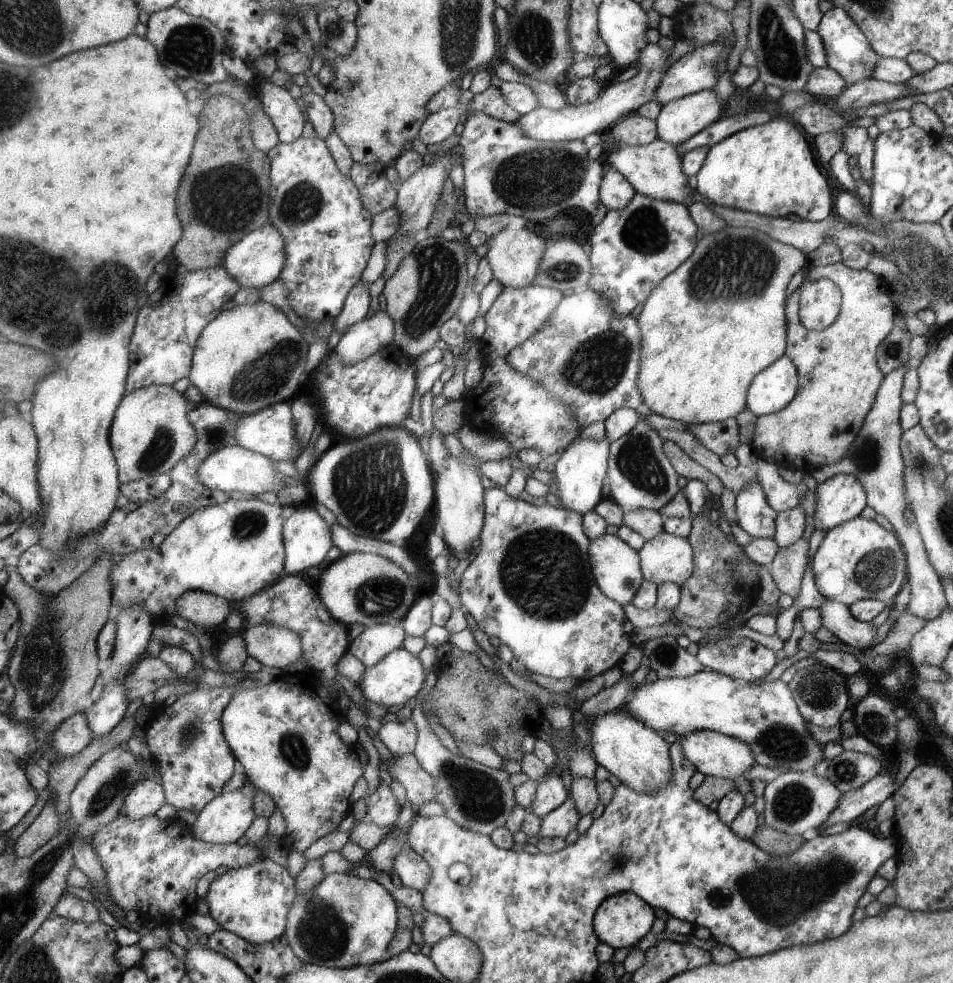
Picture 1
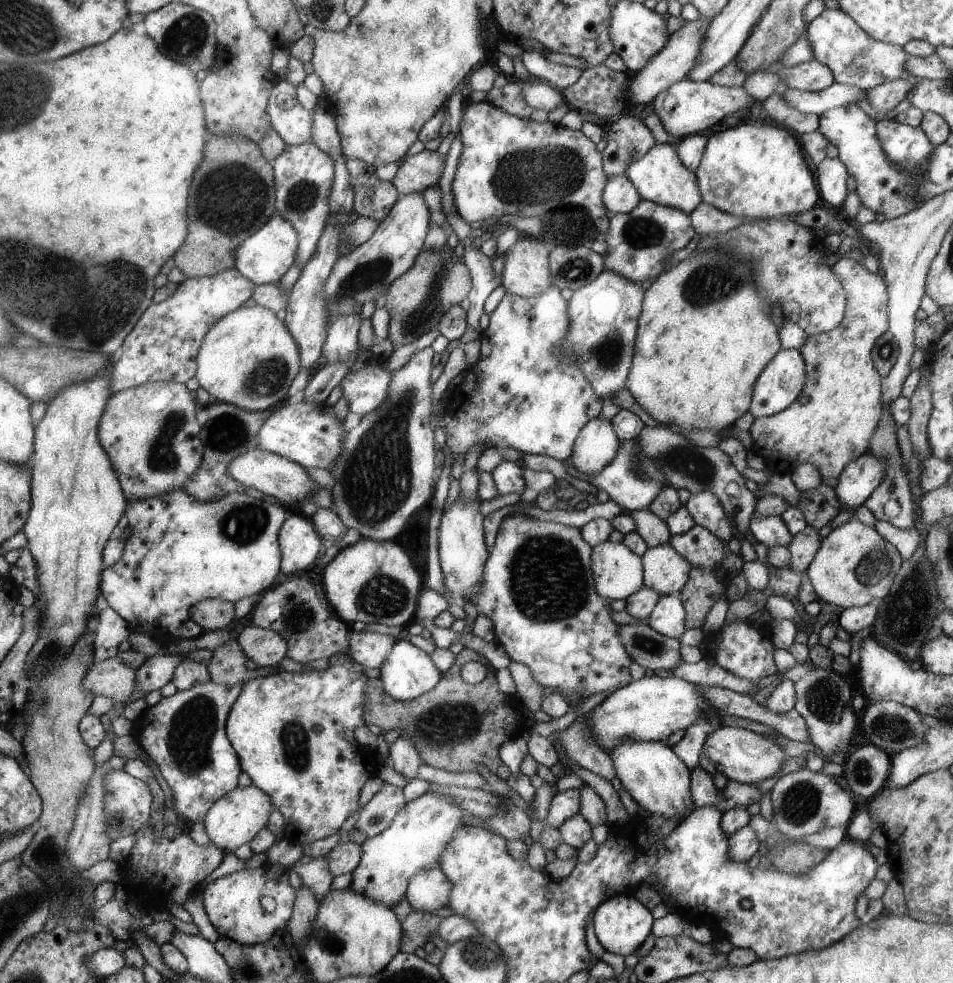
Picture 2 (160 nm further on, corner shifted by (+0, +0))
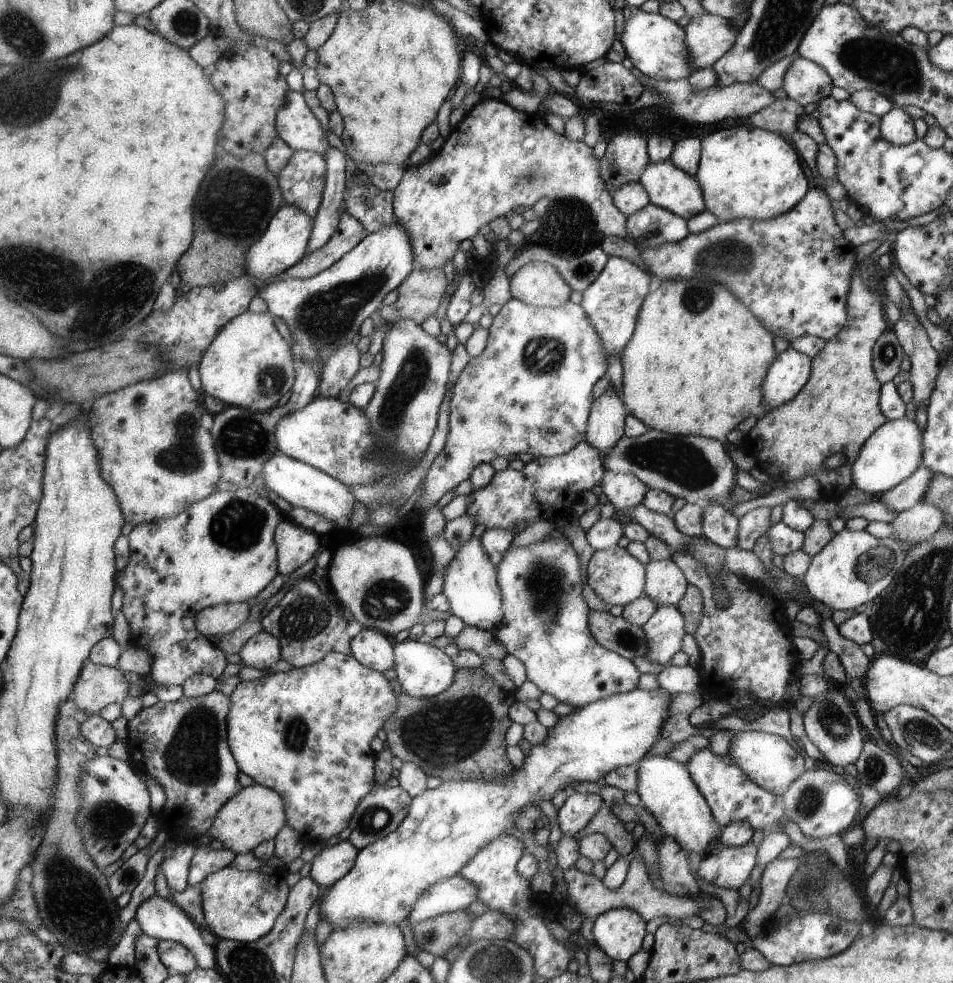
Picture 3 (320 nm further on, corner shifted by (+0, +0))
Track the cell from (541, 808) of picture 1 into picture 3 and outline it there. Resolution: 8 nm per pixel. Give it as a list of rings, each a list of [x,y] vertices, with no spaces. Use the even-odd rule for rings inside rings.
[[[574,791],[564,800],[556,812],[556,822],[563,835],[573,837],[604,806],[598,793],[580,793]]]

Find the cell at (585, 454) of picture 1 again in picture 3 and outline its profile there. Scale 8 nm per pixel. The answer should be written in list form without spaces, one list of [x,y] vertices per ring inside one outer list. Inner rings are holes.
[[[618,386],[595,397],[590,406],[585,440],[603,456],[624,434],[627,410],[618,393]]]

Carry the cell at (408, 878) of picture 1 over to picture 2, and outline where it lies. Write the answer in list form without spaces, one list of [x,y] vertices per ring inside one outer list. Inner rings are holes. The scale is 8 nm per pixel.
[[[438,866],[421,868],[407,882],[404,896],[412,910],[429,913],[443,907],[449,898],[449,888],[449,880]]]

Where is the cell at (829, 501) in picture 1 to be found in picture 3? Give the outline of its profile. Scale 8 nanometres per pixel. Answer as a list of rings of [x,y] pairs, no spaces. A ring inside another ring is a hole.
[[[905,415],[895,420],[886,420],[862,444],[858,458],[855,459],[851,468],[851,487],[870,495],[877,495],[878,492],[889,490],[911,476],[920,466],[919,460],[924,450],[922,432],[917,427],[915,419],[909,419]]]

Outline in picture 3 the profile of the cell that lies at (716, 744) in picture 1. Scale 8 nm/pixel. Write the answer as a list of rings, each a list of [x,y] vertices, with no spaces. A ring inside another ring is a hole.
[[[741,731],[737,733],[737,738],[731,742],[727,755],[731,755],[734,761],[744,770],[744,773],[759,786],[767,789],[767,792],[776,795],[788,790],[788,787],[798,778],[805,770],[803,766],[803,756],[780,735],[771,733],[762,733],[761,731]]]

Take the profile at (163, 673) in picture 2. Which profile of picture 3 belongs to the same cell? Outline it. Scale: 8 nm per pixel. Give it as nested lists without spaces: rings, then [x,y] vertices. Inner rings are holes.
[[[241,487],[234,491],[217,490],[215,496],[209,496],[207,500],[201,500],[199,504],[191,506],[187,512],[183,512],[183,516],[175,516],[171,520],[160,520],[159,522],[155,522],[155,524],[137,525],[131,530],[128,536],[130,546],[129,560],[126,567],[117,574],[117,581],[119,581],[119,584],[122,584],[122,589],[124,590],[122,612],[125,614],[131,628],[131,641],[137,647],[147,649],[154,655],[152,671],[149,674],[152,683],[161,686],[171,686],[171,684],[182,686],[193,675],[209,675],[219,678],[225,672],[225,668],[229,664],[228,655],[224,650],[221,650],[217,645],[213,644],[207,635],[199,631],[195,632],[196,617],[204,608],[220,605],[221,603],[249,603],[249,600],[255,599],[257,594],[261,594],[273,582],[273,578],[280,573],[278,571],[279,561],[276,528],[285,517],[286,514],[282,513],[268,498],[259,496],[257,490],[254,490],[253,487]]]

